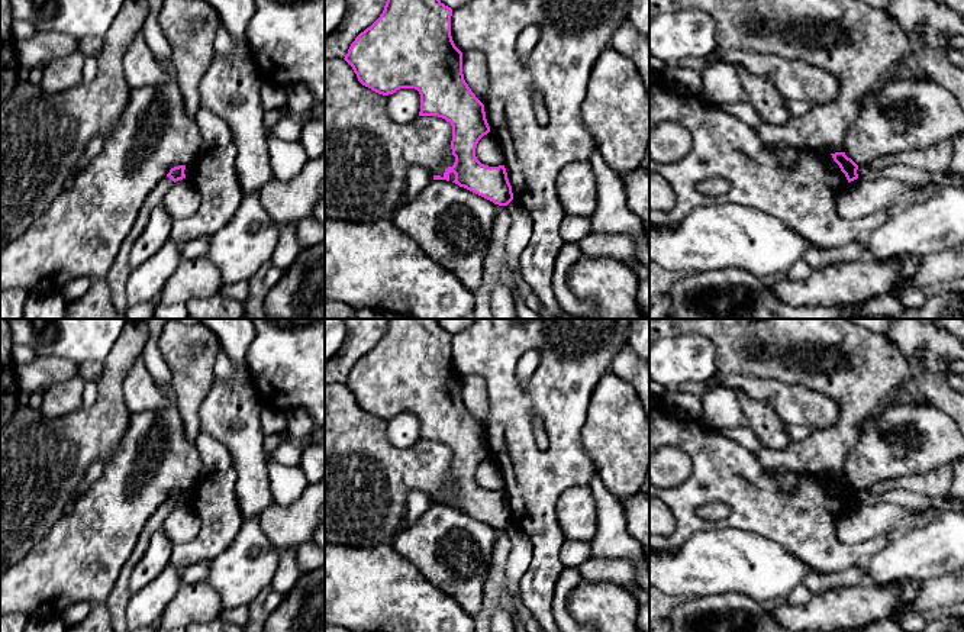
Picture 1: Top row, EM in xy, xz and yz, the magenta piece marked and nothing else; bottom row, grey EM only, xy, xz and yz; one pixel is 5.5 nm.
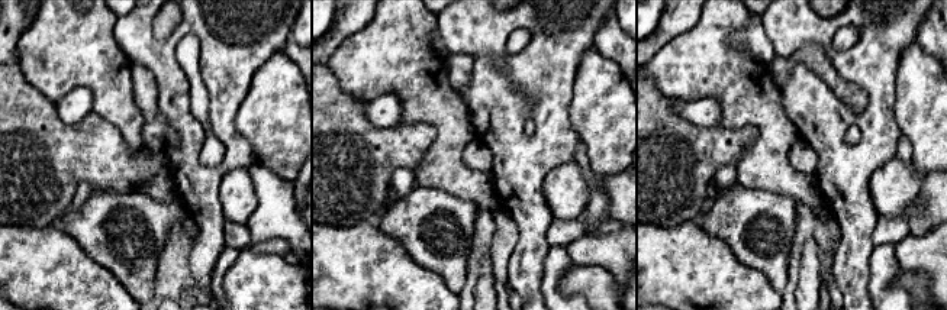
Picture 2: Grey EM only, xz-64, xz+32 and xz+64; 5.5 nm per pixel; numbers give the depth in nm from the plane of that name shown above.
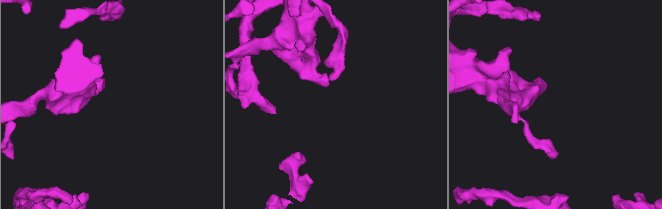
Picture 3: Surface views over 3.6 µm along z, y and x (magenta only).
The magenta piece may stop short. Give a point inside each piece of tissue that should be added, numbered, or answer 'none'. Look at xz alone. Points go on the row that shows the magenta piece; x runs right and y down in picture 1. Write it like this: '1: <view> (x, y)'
none

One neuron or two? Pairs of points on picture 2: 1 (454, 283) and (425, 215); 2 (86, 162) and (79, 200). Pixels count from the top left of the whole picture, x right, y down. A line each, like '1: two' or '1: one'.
1: one
2: two

